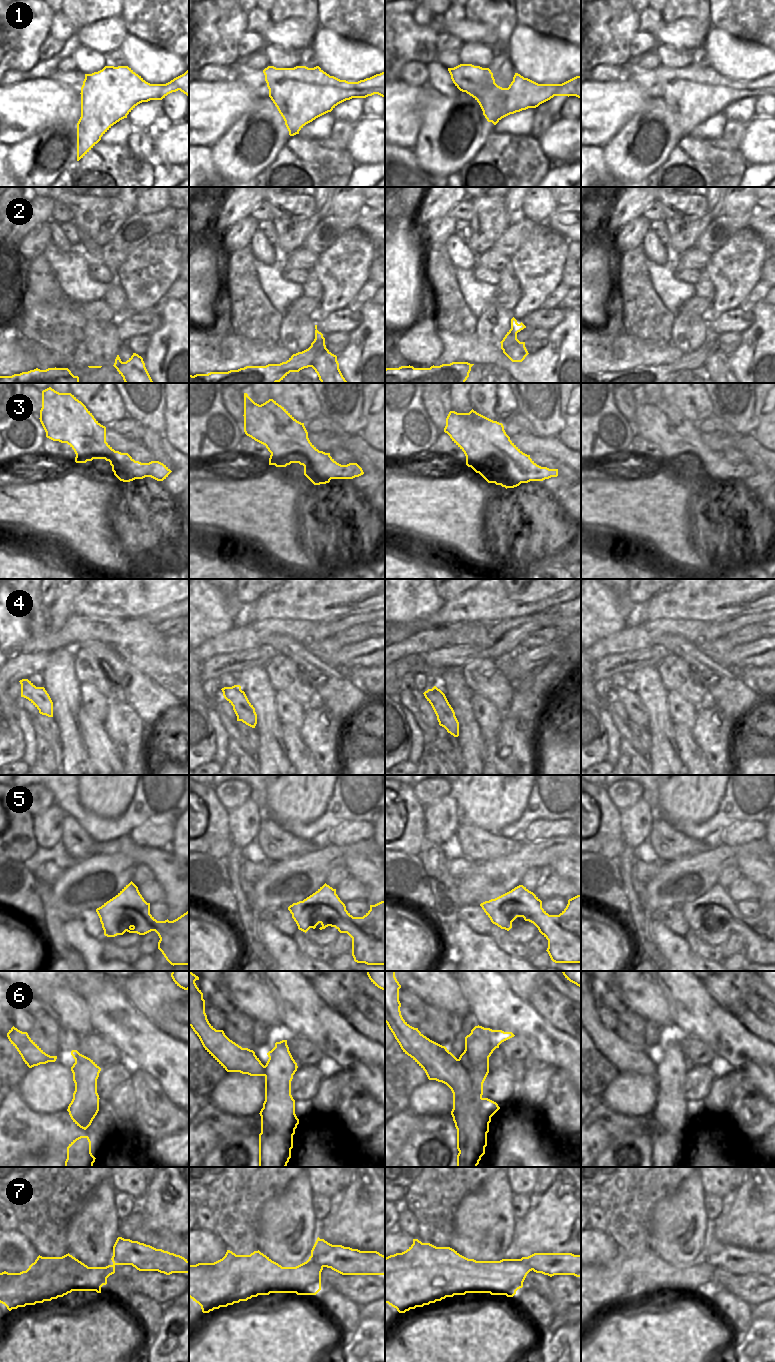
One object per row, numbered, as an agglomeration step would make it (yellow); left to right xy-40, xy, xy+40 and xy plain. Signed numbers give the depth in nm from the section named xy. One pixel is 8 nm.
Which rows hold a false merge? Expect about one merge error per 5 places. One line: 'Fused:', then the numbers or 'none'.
Fused: 2, 6, 7

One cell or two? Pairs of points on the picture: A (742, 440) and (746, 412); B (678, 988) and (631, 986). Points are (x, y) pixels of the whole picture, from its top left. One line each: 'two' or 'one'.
A: two
B: two

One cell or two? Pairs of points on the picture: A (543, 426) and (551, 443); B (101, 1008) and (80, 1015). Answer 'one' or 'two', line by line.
A: two
B: two

